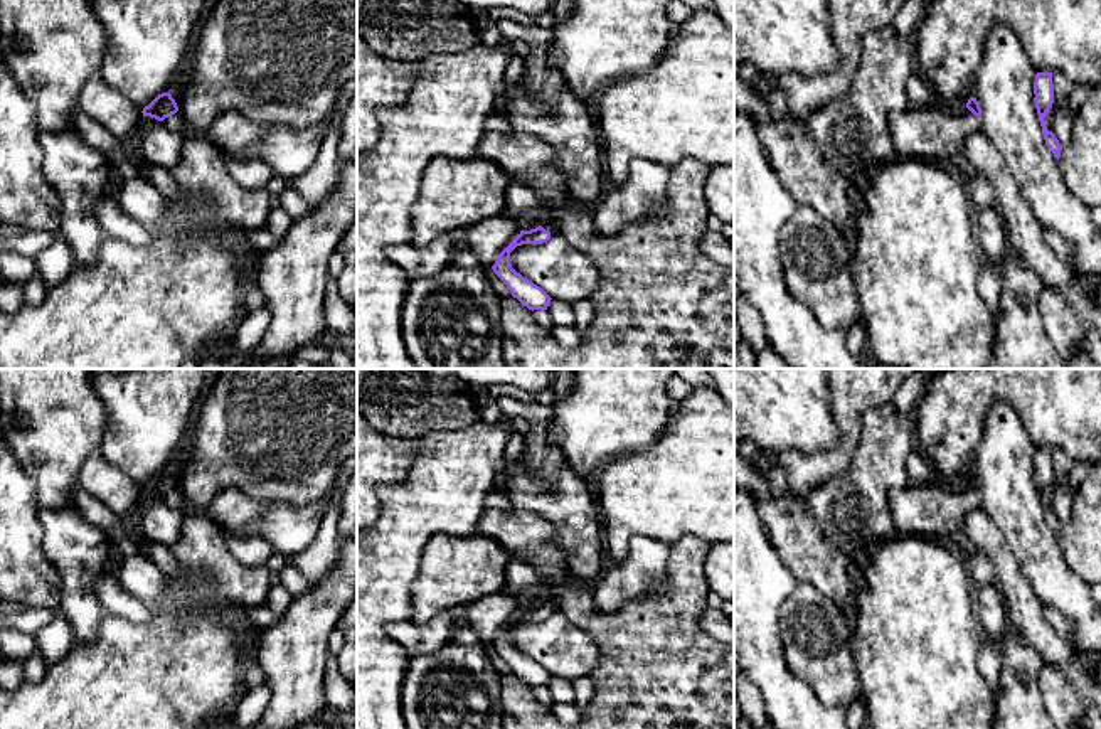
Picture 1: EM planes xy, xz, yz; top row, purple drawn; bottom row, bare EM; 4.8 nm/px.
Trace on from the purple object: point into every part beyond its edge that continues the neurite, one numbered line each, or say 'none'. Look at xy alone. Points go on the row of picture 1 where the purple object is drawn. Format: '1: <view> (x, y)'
1: xy (201, 172)

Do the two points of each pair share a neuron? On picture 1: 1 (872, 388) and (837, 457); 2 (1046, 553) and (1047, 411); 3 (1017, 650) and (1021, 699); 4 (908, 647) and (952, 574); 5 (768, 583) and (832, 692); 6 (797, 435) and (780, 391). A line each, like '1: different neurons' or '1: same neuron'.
1: same neuron
2: different neurons
3: same neuron
4: same neuron
5: different neurons
6: same neuron

